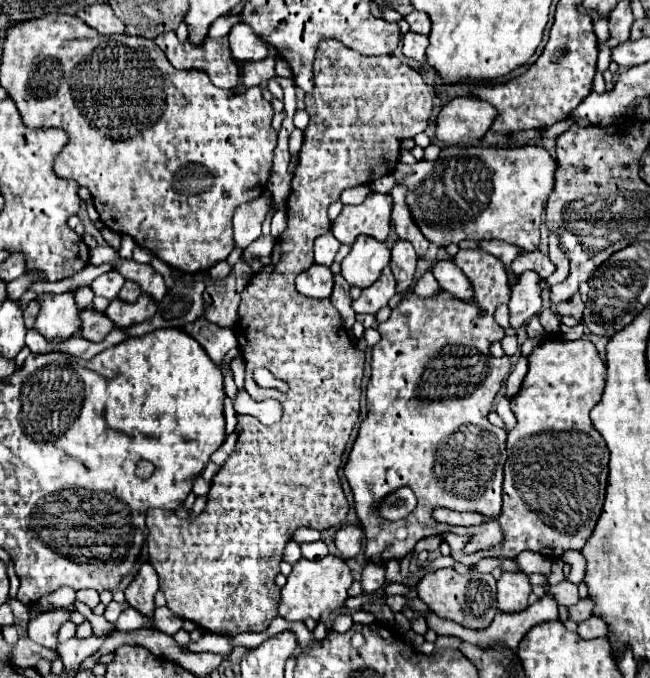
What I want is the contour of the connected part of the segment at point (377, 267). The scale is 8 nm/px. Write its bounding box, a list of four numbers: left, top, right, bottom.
[341,237,391,289]

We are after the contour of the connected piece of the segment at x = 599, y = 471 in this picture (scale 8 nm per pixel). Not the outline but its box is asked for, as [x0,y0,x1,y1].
[444,337,609,565]

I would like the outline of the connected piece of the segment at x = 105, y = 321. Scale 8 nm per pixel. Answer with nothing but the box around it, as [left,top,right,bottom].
[81,309,115,341]

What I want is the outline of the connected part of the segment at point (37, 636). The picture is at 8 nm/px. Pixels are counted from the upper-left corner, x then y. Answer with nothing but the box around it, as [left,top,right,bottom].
[29,607,75,649]

